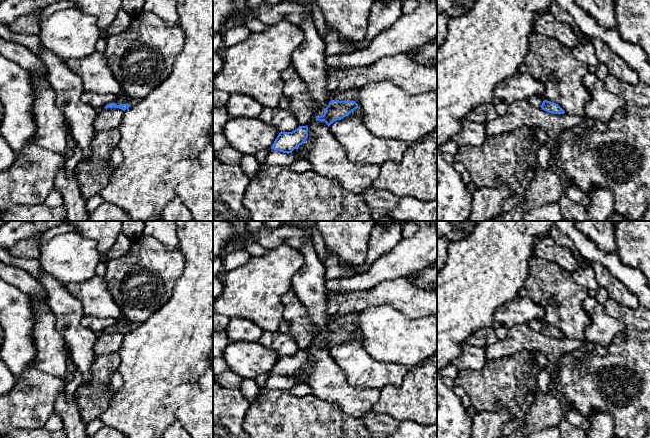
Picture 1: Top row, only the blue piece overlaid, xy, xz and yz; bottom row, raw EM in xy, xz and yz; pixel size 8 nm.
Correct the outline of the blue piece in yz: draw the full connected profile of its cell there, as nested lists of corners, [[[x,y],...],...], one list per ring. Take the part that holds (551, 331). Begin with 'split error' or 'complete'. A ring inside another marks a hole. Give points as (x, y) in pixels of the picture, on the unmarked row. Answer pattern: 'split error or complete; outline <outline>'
split error; outline [[[542,320],[530,321],[529,326],[535,331],[541,331],[543,334],[553,338],[564,338],[565,335],[556,327],[544,324]]]

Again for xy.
split error; outline [[[117,320],[116,324],[113,327],[106,329],[104,332],[119,332],[125,335],[131,329],[139,326],[141,323],[131,323],[124,320]]]

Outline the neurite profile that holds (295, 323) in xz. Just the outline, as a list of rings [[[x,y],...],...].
[[[292,289],[281,301],[283,320],[279,331],[291,336],[300,350],[306,350],[313,341],[314,326],[309,321],[305,308]]]

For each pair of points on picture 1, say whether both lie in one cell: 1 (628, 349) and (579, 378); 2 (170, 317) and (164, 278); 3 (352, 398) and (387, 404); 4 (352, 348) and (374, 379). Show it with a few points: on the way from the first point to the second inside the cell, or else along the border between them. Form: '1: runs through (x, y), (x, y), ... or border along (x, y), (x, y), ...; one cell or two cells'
1: runs through (616, 361), (598, 378), (591, 378); one cell
2: border along (176, 279), (172, 296), (149, 316); two cells
3: border along (381, 390), (380, 397), (371, 410); two cells
4: runs through (352, 356), (366, 371); one cell

